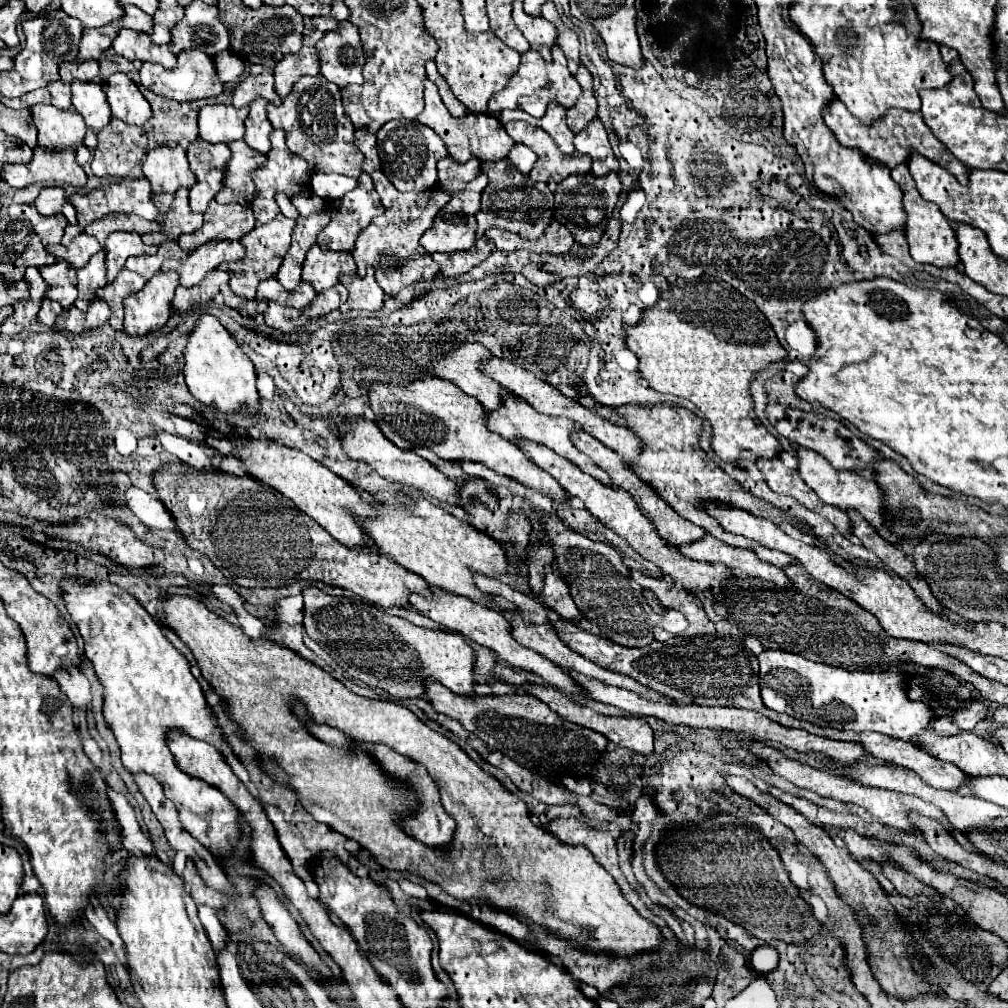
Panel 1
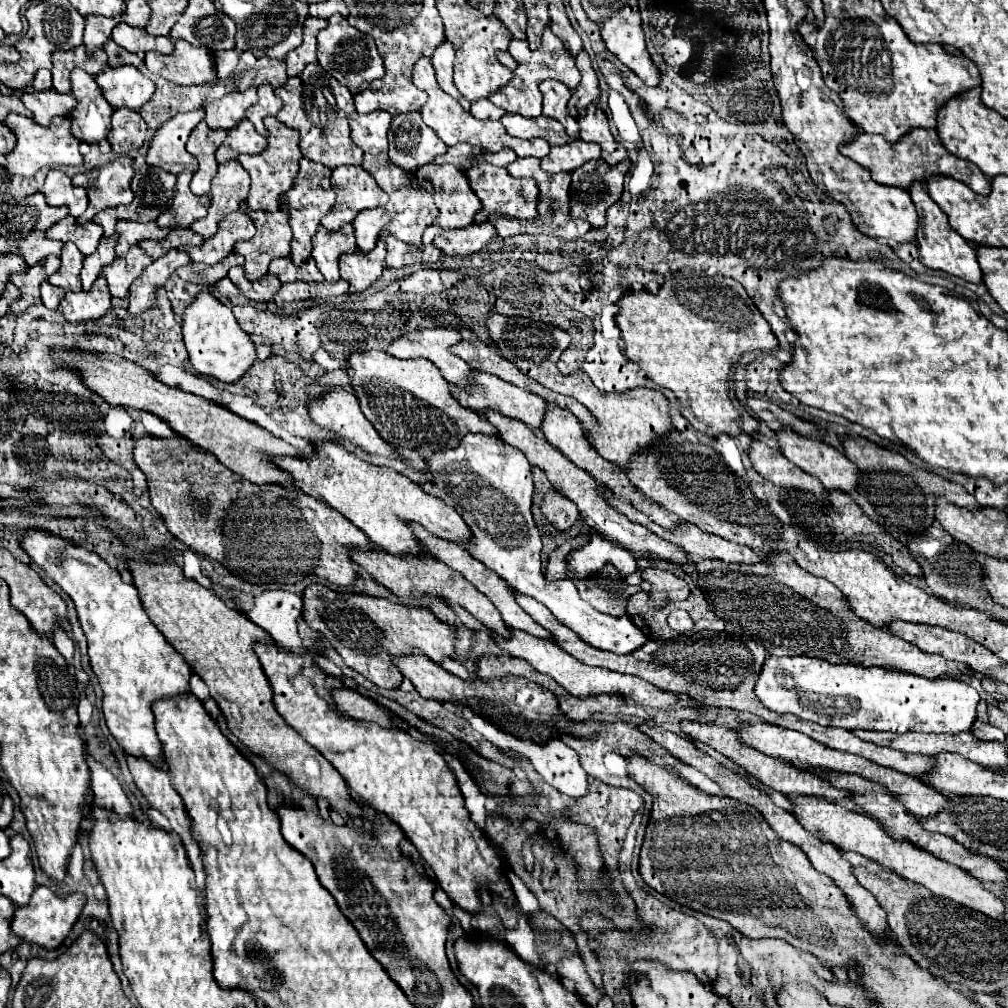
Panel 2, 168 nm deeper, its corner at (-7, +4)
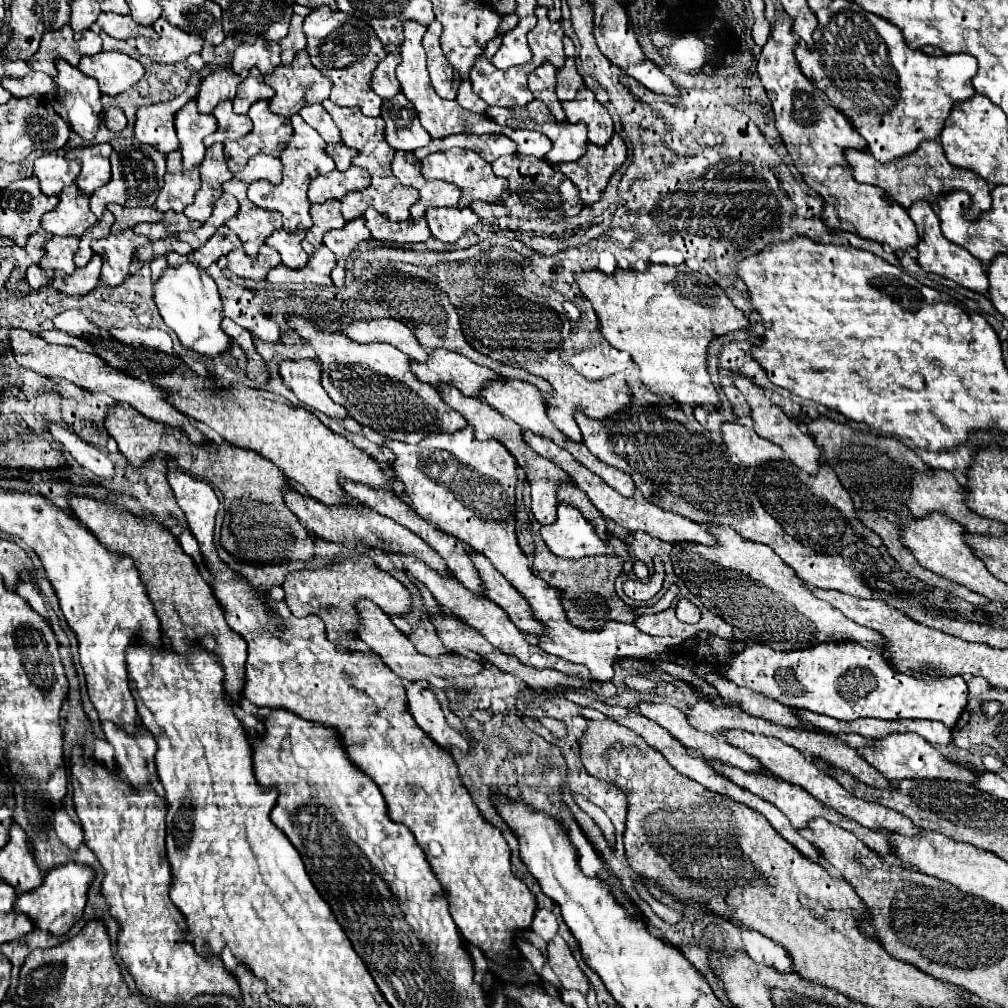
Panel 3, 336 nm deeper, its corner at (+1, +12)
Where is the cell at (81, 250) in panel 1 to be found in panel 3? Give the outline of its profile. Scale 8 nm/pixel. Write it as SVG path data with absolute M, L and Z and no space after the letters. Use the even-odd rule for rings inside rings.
M66 187L60 193L60 203L56 209L44 215L42 229L46 229L52 235L74 235L82 237L82 233L96 225L98 219L92 215L88 207L88 195L80 195L78 187Z

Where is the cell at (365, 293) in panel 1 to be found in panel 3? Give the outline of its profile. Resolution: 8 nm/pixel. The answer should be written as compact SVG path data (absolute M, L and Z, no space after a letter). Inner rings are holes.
M358 217L348 221L342 229L328 231L324 235L324 245L336 255L336 267L332 271L332 281L336 287L344 287L346 281L346 261L350 259L352 251L360 249L362 243L370 239L370 229L366 227L366 219Z

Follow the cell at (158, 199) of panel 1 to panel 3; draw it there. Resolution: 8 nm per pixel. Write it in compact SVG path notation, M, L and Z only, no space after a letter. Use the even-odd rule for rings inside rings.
M114 137L110 145L114 147L114 153L110 159L112 181L100 187L100 191L96 191L96 195L90 197L90 209L94 211L98 219L102 219L108 203L118 203L118 205L128 205L128 207L138 207L138 205L152 207L154 201L158 199L160 189L164 187L164 173L166 173L164 159L166 157L160 155L160 151L156 151L154 147L144 147L142 143L138 143L136 137Z

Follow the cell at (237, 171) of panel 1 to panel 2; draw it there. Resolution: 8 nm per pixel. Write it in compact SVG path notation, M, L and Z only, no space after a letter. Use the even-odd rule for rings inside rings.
M242 119L240 123L236 123L236 127L232 127L232 131L228 131L228 137L216 151L216 159L218 163L226 163L228 159L236 159L240 153L256 155L264 151L264 147L266 137L258 135L248 119Z

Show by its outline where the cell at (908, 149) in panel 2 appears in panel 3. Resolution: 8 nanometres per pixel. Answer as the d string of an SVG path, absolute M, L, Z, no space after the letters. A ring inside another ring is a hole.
M924 141L920 143L920 147L908 155L902 155L894 161L888 163L880 163L876 161L870 151L856 151L856 149L846 149L844 157L848 159L848 163L854 169L854 179L860 183L872 183L882 187L894 201L898 201L902 207L910 207L914 201L918 199L926 199L928 203L936 203L938 195L960 189L970 193L972 197L972 205L970 207L970 217L978 217L982 211L986 211L990 207L990 185L980 179L980 175L968 171L968 169L960 169L948 163L942 147L938 141Z

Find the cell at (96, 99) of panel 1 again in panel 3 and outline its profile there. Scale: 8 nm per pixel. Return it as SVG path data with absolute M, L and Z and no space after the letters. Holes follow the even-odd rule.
M56 59L56 69L58 69L58 77L56 77L56 91L52 95L48 95L54 111L72 127L72 131L76 131L82 139L94 139L98 125L100 125L100 115L102 115L102 107L100 107L100 87L96 83L96 79L86 77L78 67L72 67L70 63L66 63L64 59Z

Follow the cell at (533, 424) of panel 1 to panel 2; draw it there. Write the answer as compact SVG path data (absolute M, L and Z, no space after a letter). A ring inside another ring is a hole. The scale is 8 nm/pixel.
M472 371L472 383L474 383L472 391L464 391L464 389L460 389L456 385L450 385L452 395L456 395L456 399L460 401L462 407L472 409L472 411L480 411L480 413L484 409L492 409L492 411L498 411L498 413L502 413L506 417L520 419L522 423L526 423L532 429L540 427L540 421L544 417L544 405L546 405L542 397L538 397L538 395L534 395L530 391L524 391L524 389L520 389L516 385L510 385L510 383L498 379L496 375L482 373L482 371Z

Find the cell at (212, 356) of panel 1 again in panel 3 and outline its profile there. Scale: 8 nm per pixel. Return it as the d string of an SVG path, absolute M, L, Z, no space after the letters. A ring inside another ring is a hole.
M194 263L168 267L154 285L154 301L164 323L174 329L186 349L210 359L222 357L230 349L232 339L222 331L222 301L218 287L214 279L206 271L200 271Z

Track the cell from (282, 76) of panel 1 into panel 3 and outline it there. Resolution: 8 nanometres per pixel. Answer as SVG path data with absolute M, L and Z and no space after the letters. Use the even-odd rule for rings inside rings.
M294 5L294 17L290 23L290 33L280 41L282 47L282 65L290 65L294 55L302 49L306 49L306 35L302 31L302 23L306 19L306 15L310 13L310 7L304 5Z

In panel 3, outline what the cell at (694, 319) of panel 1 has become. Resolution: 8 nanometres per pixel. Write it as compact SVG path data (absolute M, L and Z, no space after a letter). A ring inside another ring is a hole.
M648 265L646 271L638 273L634 269L616 269L614 277L604 275L602 271L586 271L576 275L576 281L584 293L584 297L592 303L598 321L600 321L600 331L604 339L620 349L620 351L630 351L634 363L638 363L642 371L642 383L656 393L658 397L668 395L674 399L676 405L686 405L686 407L710 407L716 409L720 403L720 397L710 381L708 373L708 345L712 339L738 331L738 329L748 329L750 321L748 317L734 307L726 291L710 279L702 271L692 271L684 273L678 267L668 267L668 265Z

